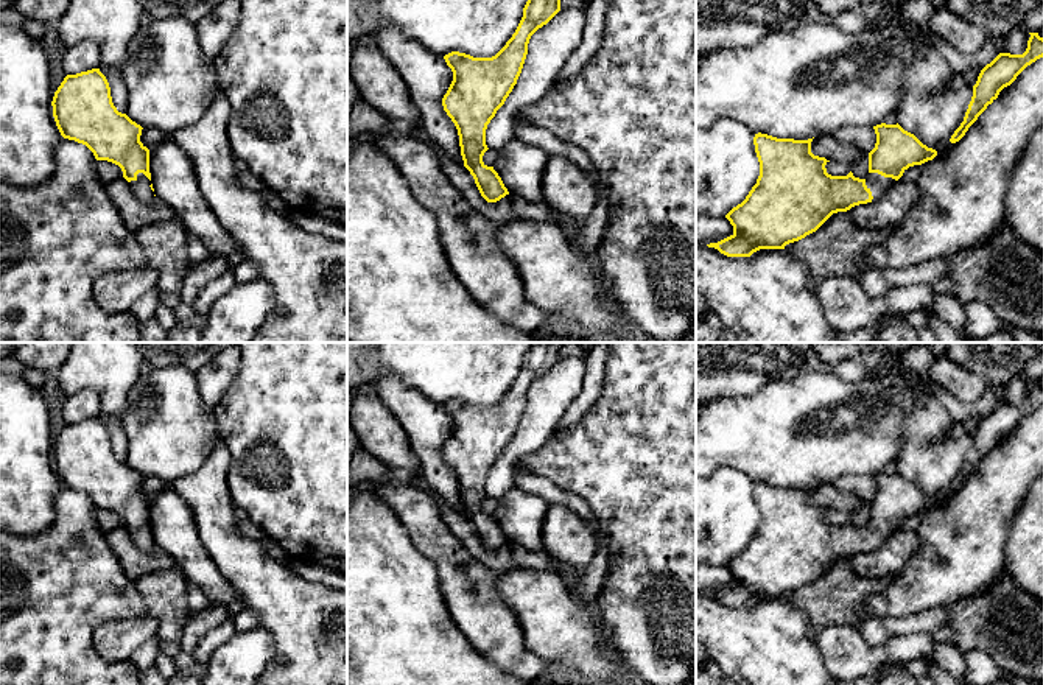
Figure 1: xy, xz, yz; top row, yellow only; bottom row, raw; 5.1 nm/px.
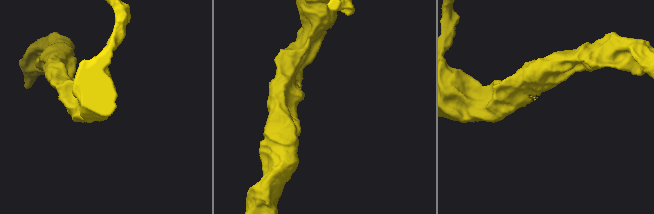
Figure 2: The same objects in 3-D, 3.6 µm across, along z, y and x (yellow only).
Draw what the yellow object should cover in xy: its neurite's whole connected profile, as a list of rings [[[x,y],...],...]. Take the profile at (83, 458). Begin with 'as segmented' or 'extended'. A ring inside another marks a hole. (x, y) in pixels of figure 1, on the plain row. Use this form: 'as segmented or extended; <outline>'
extended; [[[100,417],[67,423],[54,441],[51,455],[64,487],[86,494],[97,509],[118,514],[142,551],[156,548],[149,498],[140,490],[143,476],[117,459]]]

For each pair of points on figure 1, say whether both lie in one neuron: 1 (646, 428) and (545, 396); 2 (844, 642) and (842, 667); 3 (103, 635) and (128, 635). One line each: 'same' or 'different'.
1: different
2: same
3: same

